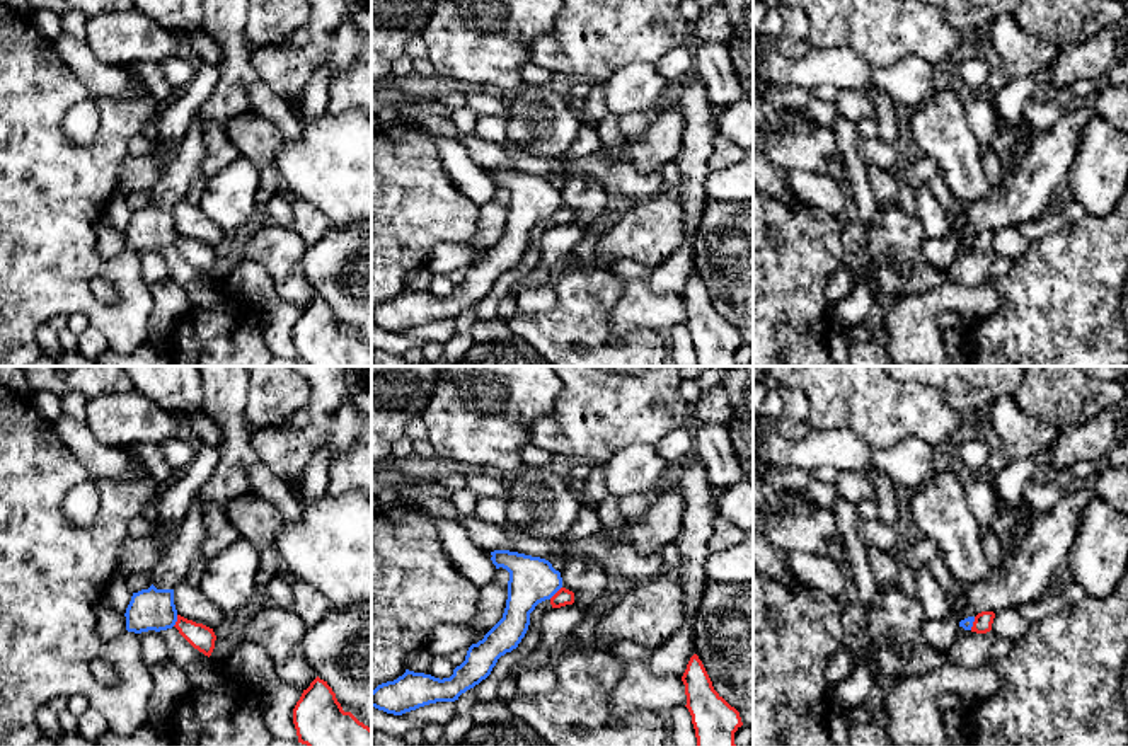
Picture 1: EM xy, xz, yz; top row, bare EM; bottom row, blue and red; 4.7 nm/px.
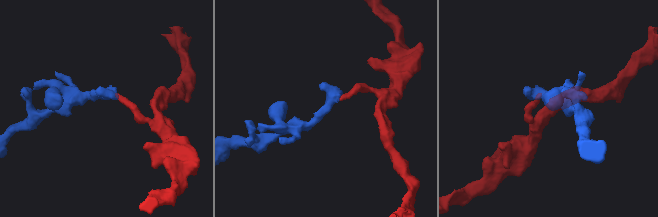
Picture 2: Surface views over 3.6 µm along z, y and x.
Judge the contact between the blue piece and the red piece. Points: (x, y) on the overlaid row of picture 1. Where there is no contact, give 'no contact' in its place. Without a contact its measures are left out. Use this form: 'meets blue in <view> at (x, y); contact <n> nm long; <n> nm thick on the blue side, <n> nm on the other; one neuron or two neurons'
meets blue in xz at (554, 593); contact 90 nm long; 220 nm thick on the blue side, 80 nm on the other; two neurons

